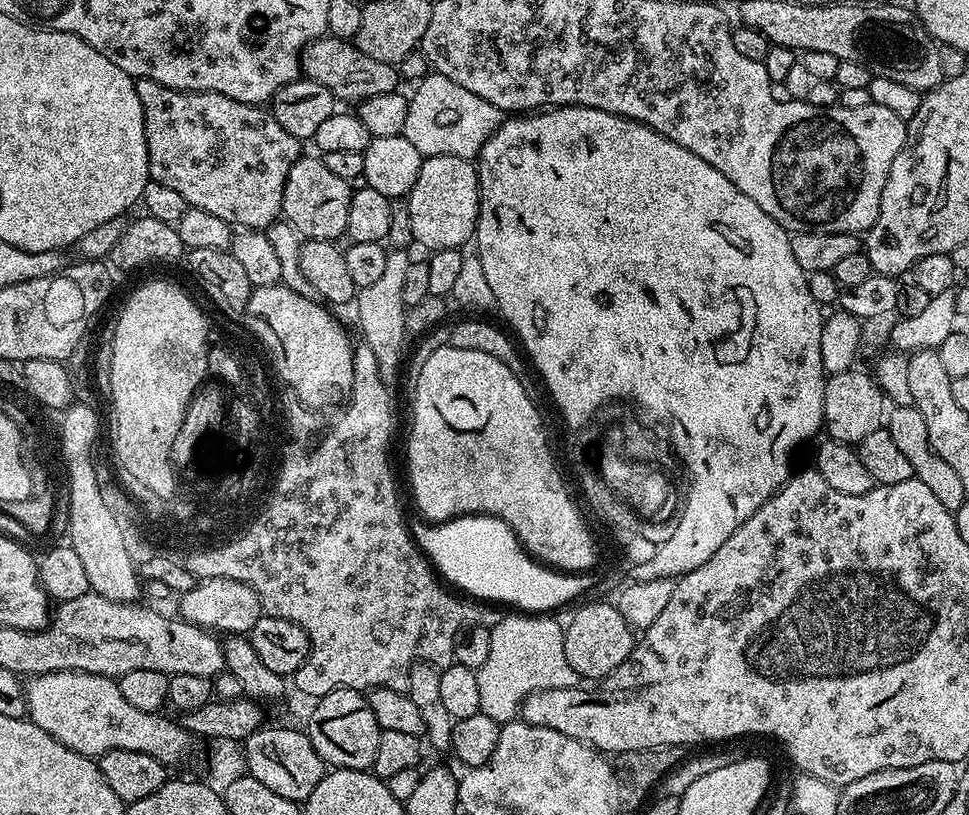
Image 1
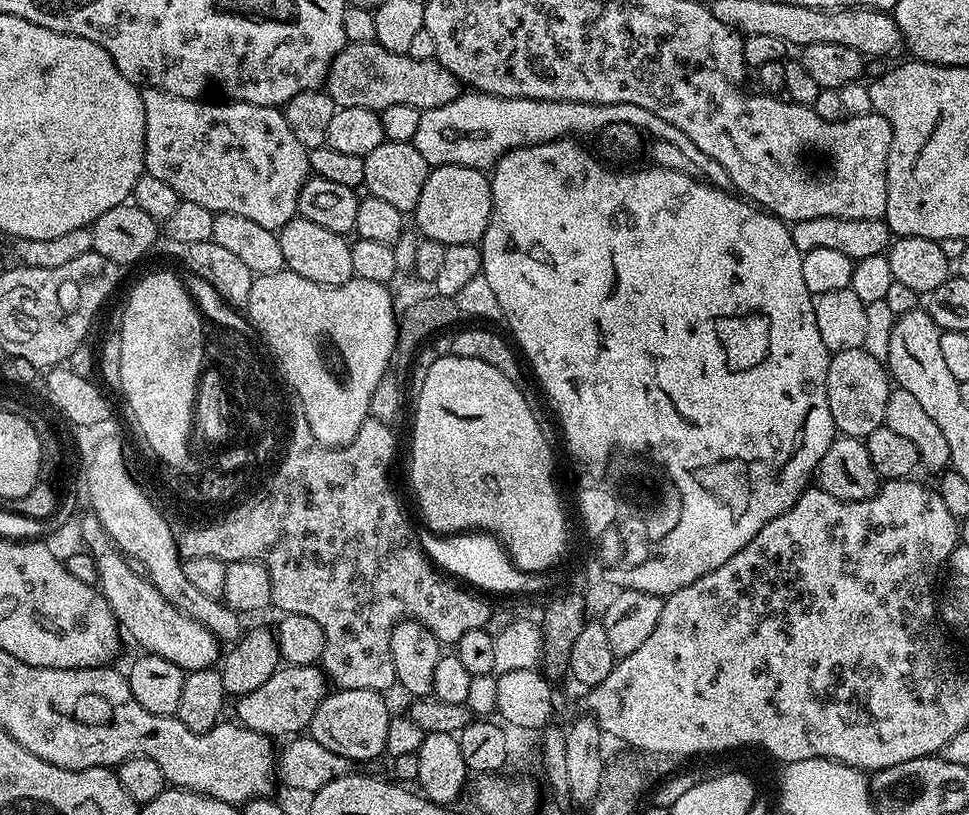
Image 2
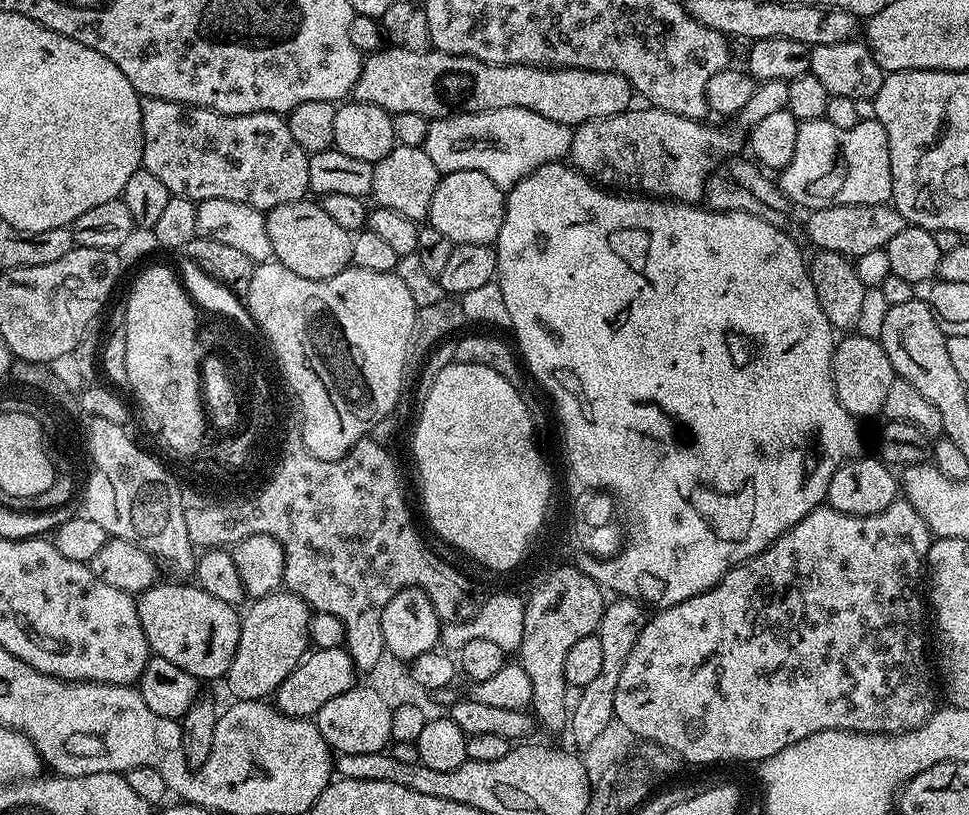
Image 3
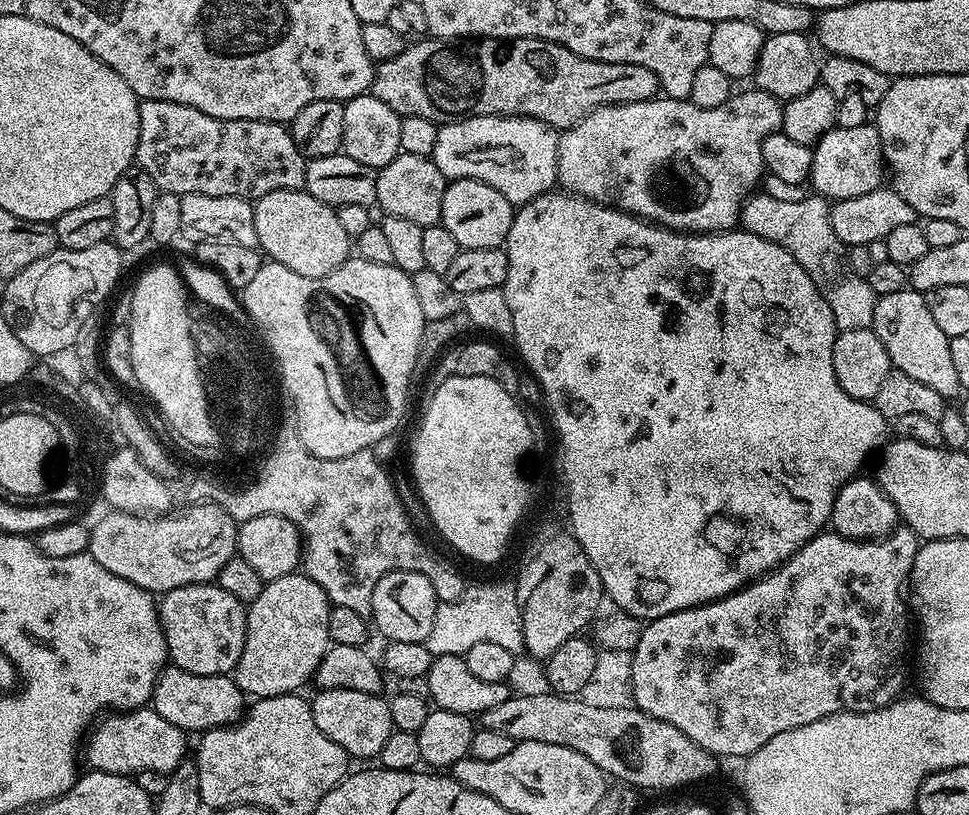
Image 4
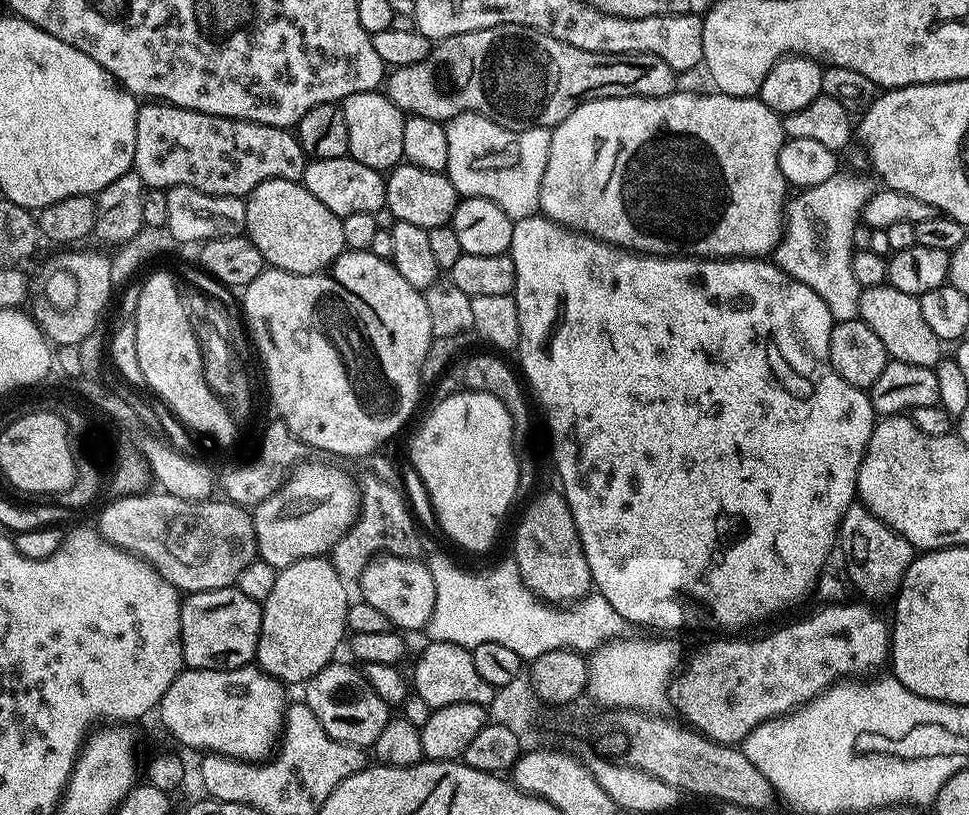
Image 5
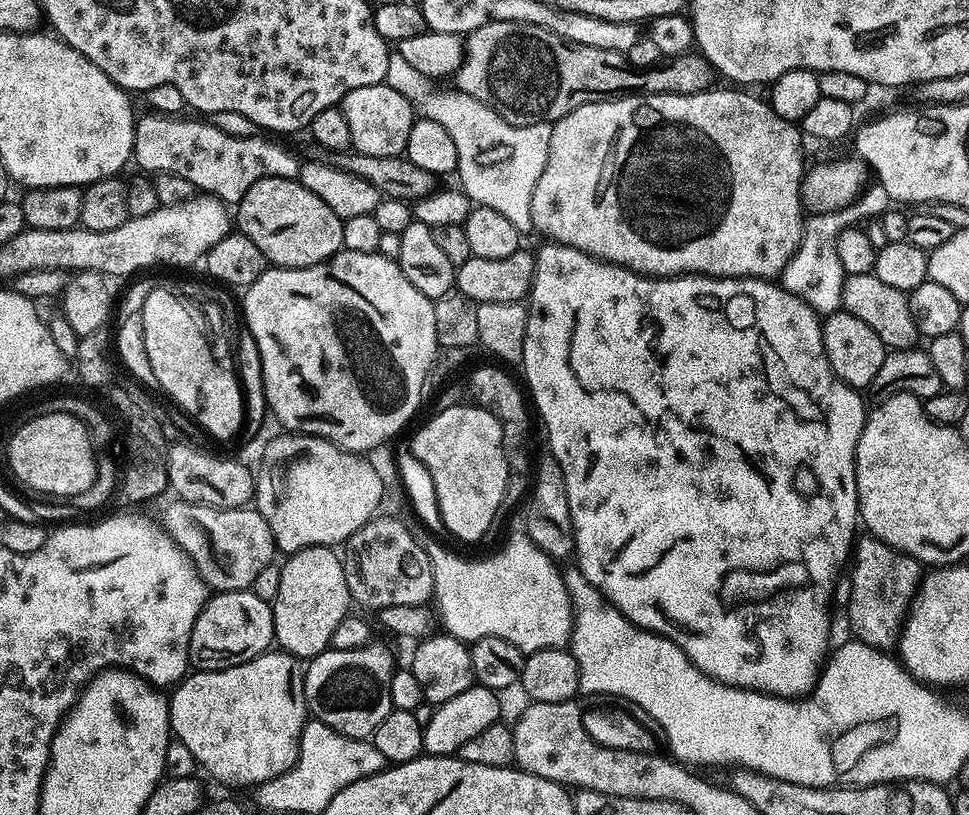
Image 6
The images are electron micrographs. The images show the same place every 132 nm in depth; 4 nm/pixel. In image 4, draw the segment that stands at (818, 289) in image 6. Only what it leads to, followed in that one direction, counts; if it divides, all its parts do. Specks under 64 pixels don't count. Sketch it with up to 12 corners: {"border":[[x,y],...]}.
{"border":[[753,194],[749,232],[817,282],[840,332],[871,328],[878,297],[844,276],[829,201]]}

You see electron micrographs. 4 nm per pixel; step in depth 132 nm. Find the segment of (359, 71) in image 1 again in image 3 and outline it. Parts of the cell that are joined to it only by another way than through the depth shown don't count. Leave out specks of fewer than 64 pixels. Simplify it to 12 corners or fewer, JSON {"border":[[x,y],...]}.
{"border":[[385,46],[350,93],[430,122],[525,108],[579,126],[627,112],[617,72]]}

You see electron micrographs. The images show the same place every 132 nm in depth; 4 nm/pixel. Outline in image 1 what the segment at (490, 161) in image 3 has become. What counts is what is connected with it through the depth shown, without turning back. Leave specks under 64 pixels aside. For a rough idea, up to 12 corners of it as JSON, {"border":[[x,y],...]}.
{"border":[[433,71],[408,96],[420,155],[475,161],[502,123],[486,98]]}

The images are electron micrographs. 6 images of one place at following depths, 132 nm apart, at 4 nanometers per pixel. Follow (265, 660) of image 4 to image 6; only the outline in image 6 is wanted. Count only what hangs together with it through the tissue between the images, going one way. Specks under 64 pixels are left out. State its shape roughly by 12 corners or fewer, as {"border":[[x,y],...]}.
{"border":[[319,544],[280,564],[279,651],[327,652],[354,601],[341,553]]}

